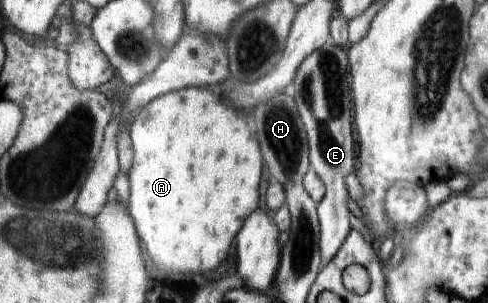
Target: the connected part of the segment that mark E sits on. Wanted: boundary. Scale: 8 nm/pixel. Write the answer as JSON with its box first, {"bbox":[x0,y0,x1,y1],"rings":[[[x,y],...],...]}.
{"bbox":[290,39,357,267],"rings":[[[329,39],[319,51],[309,55],[297,69],[290,93],[308,139],[308,169],[319,175],[326,190],[323,200],[317,204],[323,267],[337,255],[352,229],[349,223],[351,213],[347,207],[347,199],[350,197],[345,177],[355,172],[357,143],[354,130],[354,98],[346,48],[336,47]]]}

